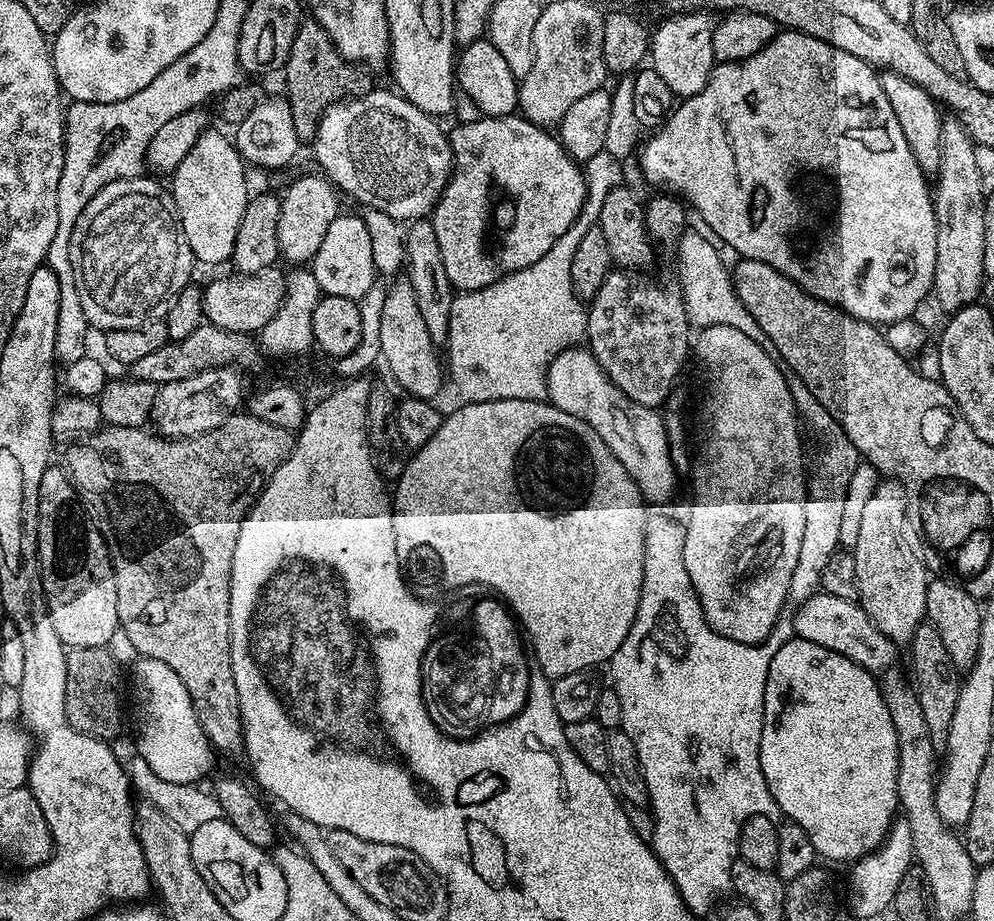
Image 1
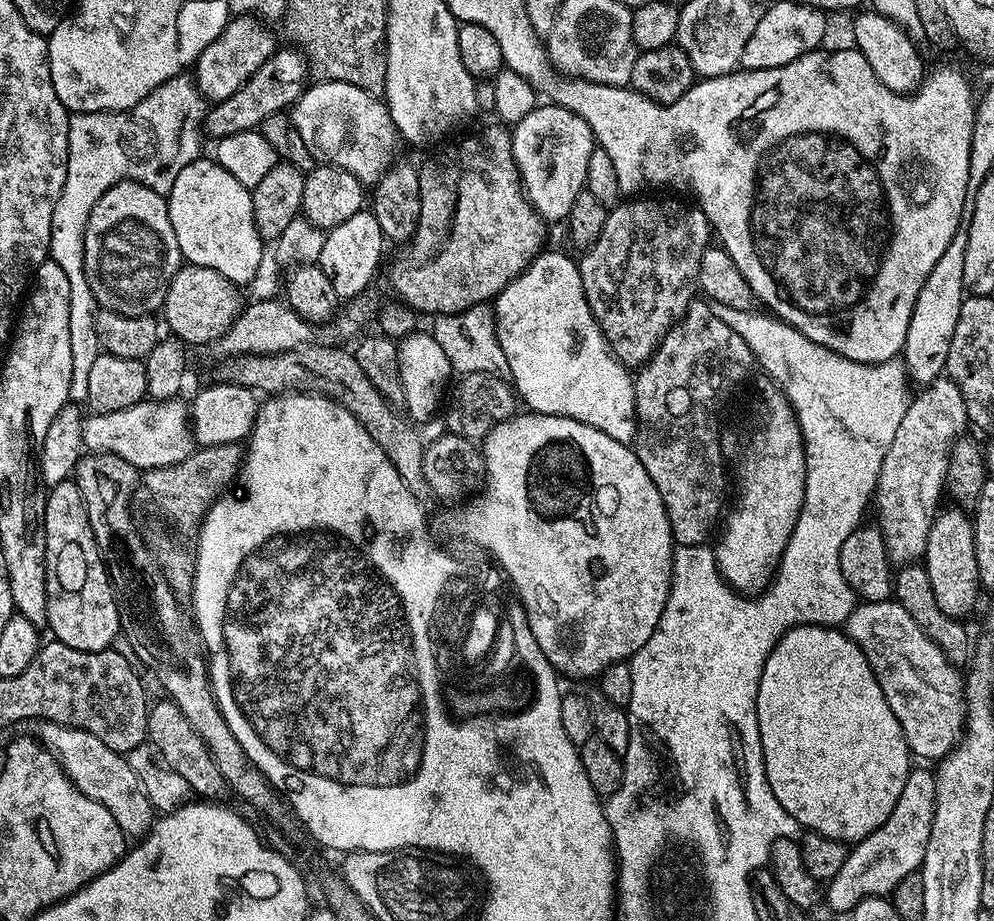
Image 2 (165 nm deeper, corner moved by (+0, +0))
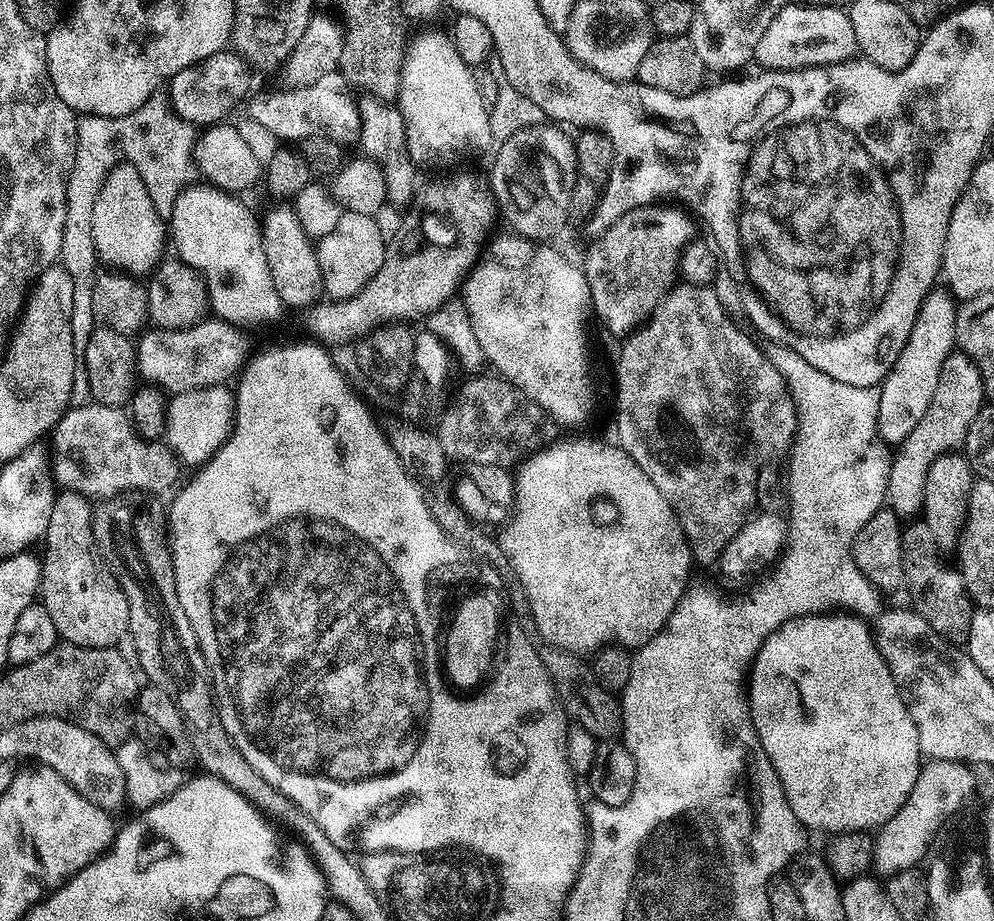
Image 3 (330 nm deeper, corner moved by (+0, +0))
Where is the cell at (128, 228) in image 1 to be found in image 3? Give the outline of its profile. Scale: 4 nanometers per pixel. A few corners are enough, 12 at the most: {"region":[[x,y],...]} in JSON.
{"region":[[135,164],[103,177],[92,215],[99,263],[143,277],[166,228]]}

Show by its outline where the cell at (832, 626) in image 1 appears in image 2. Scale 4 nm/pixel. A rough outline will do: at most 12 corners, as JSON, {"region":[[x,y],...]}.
{"region":[[892,598],[846,635],[870,662],[909,753],[958,742],[961,669]]}

